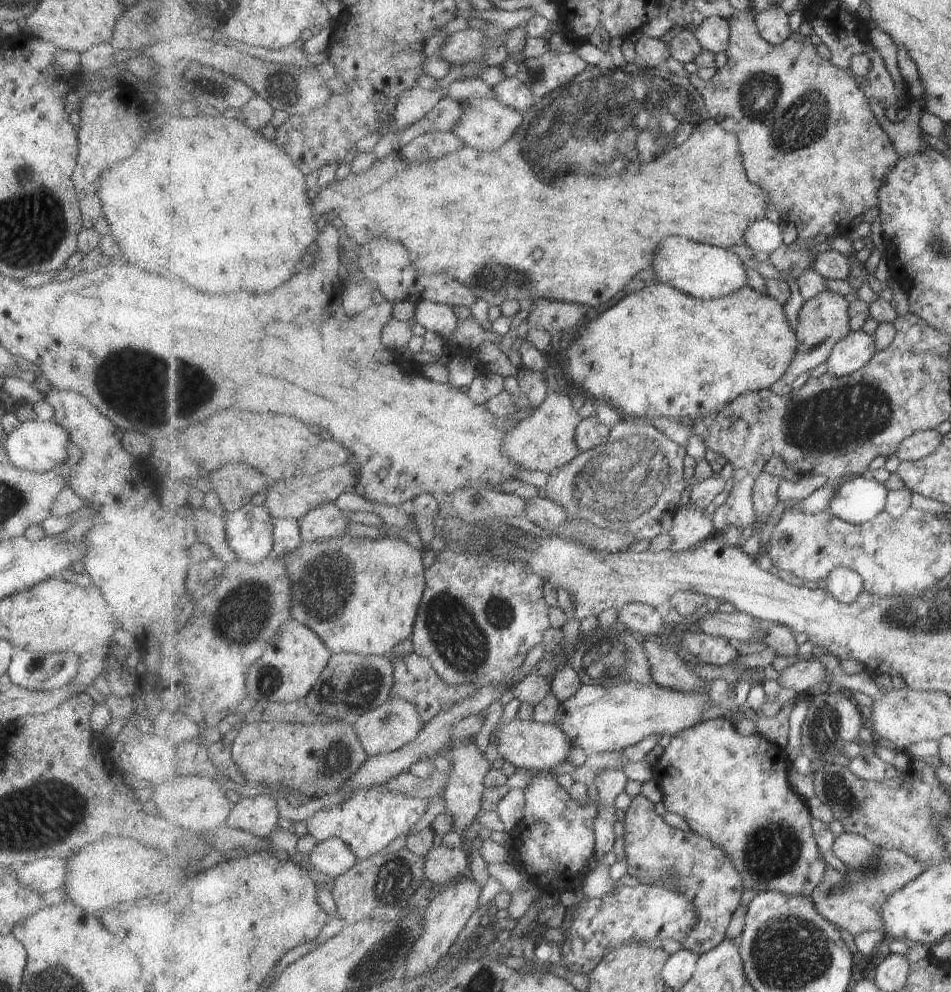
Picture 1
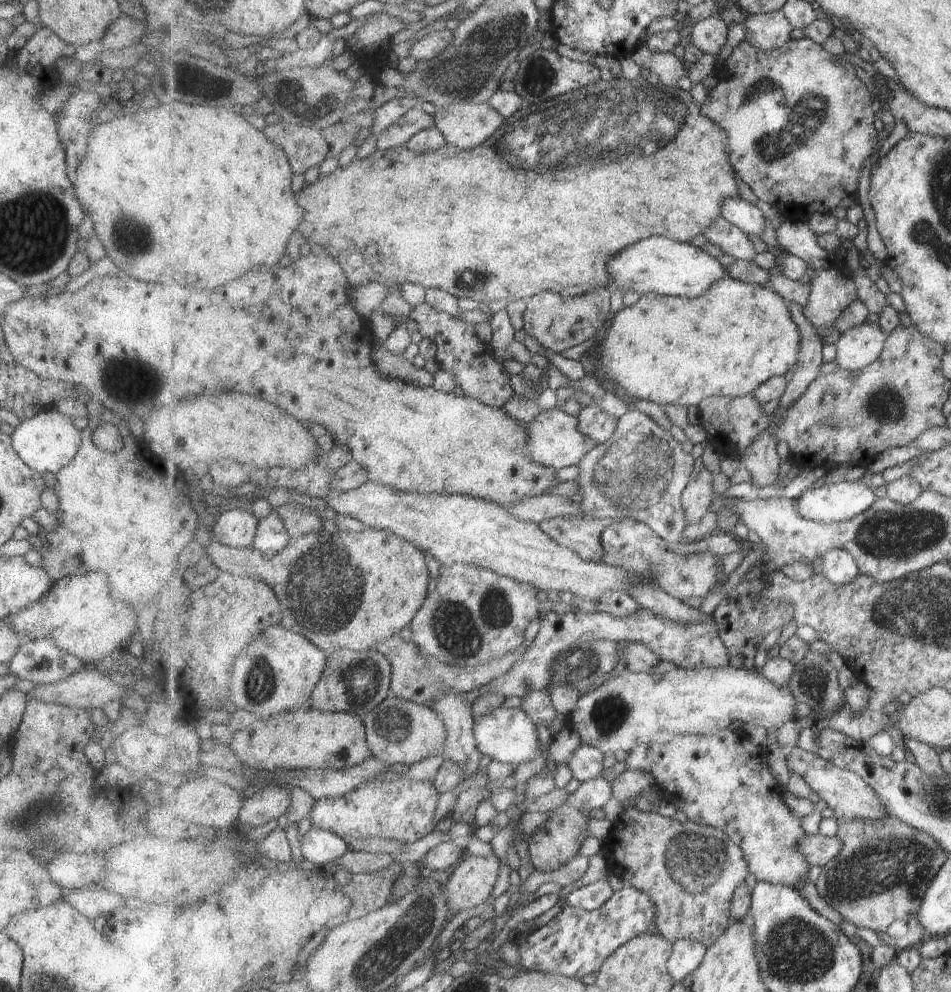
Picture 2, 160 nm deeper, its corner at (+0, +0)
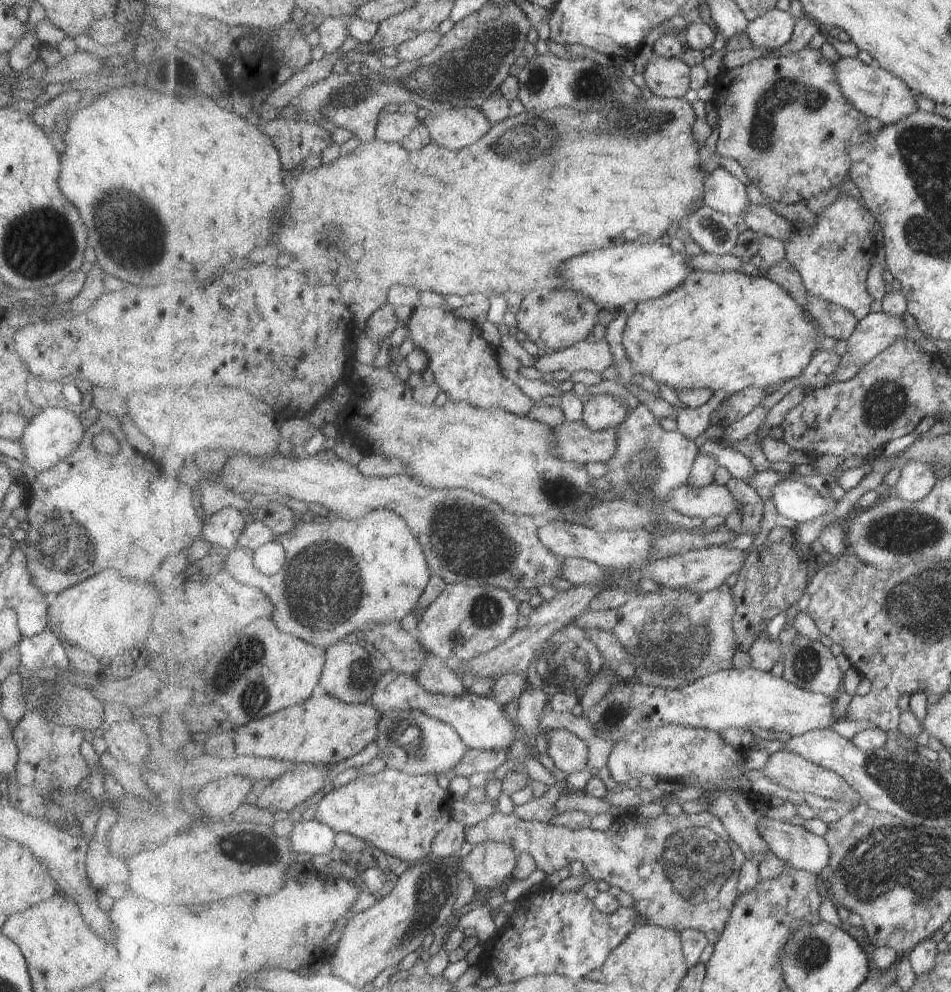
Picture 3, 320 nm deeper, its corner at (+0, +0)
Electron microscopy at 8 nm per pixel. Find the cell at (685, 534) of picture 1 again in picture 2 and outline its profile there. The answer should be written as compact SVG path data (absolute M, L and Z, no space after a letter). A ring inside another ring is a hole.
M706 467L690 479L688 487L685 488L682 496L688 524L699 522L707 512L710 511L711 503L714 501L714 474L711 474Z

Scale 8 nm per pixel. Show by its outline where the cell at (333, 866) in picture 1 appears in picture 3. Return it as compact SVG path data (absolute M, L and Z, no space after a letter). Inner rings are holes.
M317 820L299 821L292 833L294 850L305 855L330 856L337 848L337 833Z

